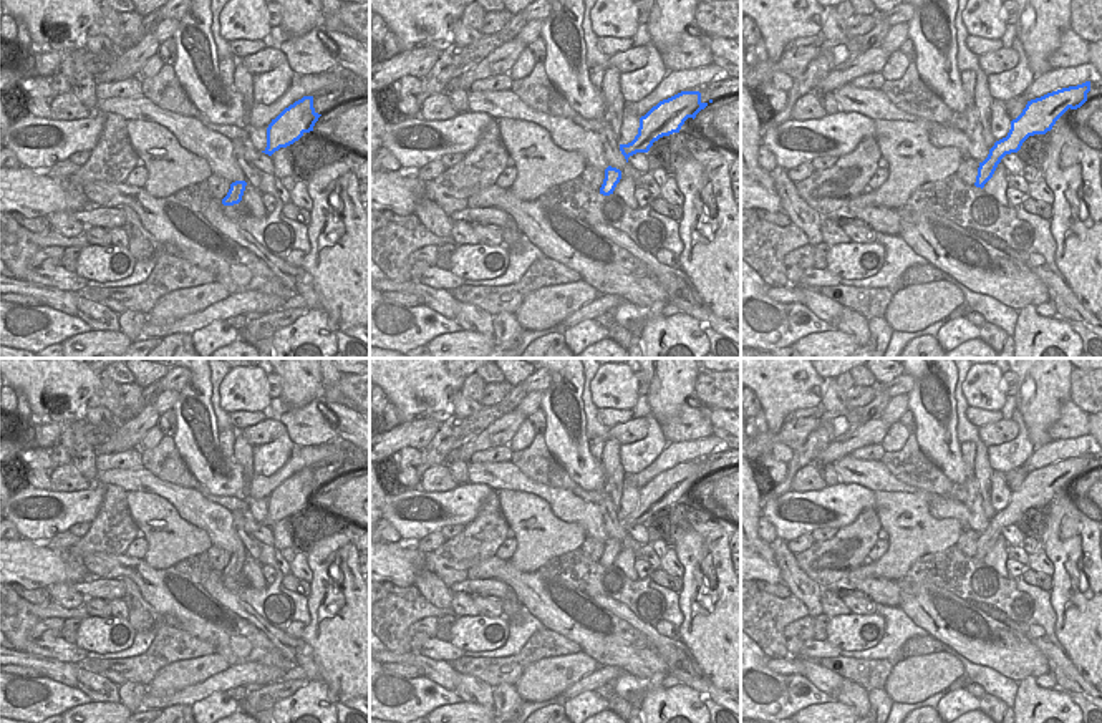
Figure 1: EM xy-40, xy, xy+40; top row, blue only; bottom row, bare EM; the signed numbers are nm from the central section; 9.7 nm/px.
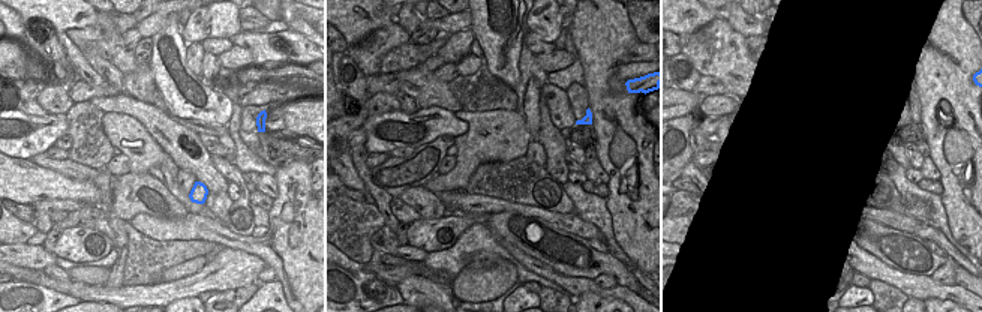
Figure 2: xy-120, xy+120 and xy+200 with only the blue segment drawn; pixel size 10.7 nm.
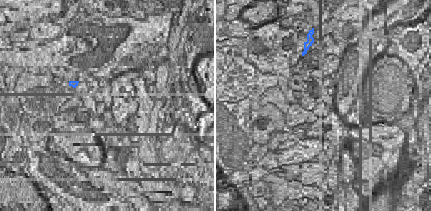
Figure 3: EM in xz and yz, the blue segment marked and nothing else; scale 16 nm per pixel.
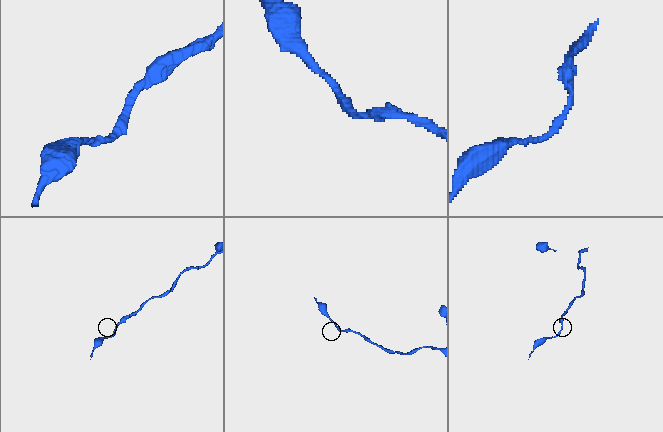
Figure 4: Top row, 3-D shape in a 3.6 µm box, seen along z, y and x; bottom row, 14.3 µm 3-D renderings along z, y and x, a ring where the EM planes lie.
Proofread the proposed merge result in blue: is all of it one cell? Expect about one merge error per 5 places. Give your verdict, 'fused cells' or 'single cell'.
single cell

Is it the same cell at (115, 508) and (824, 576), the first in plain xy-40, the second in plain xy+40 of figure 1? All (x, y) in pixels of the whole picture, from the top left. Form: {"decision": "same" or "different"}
{"decision": "same"}

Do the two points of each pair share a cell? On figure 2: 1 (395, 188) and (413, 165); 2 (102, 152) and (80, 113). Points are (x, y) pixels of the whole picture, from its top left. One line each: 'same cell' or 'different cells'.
1: same cell
2: same cell

